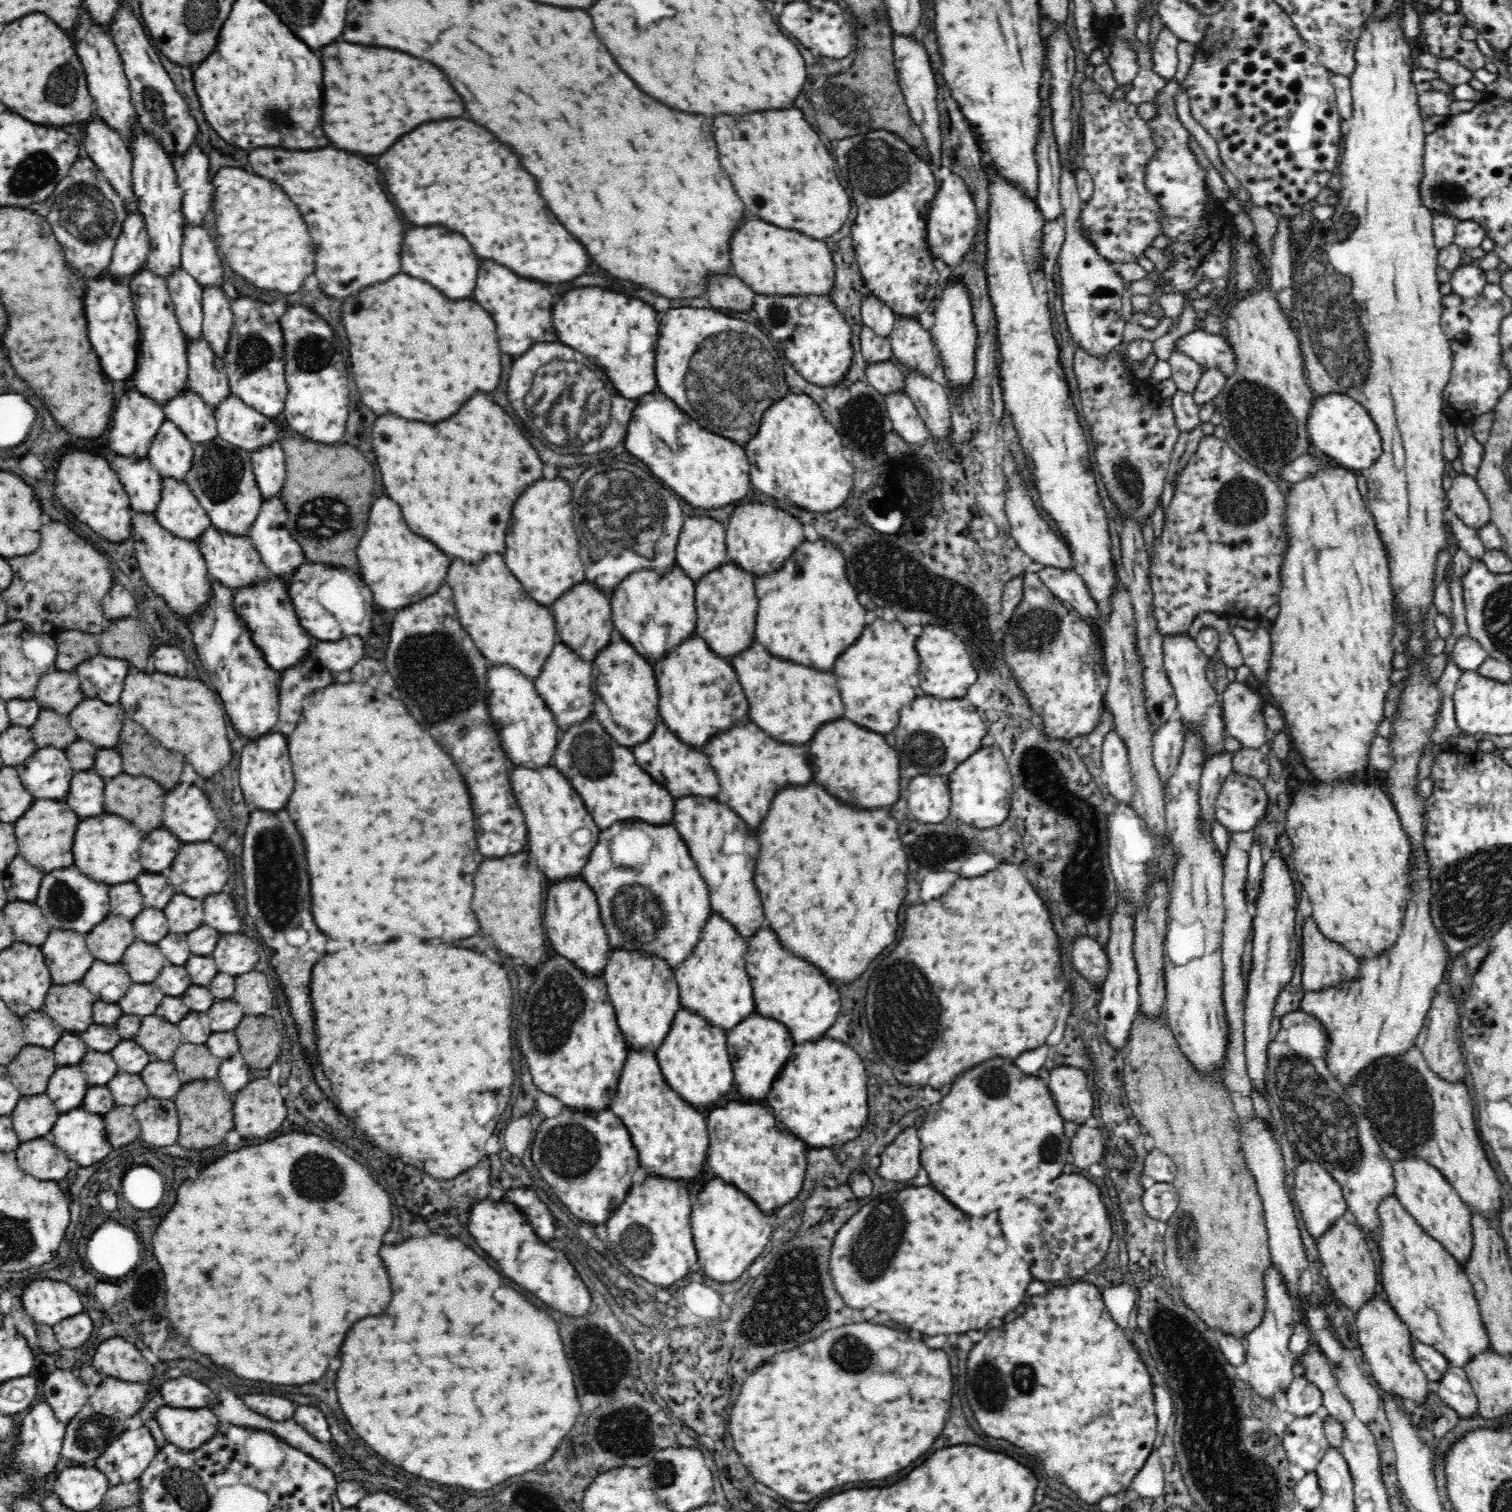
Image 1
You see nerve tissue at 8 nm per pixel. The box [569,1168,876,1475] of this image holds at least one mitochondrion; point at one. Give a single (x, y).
(778, 1314)

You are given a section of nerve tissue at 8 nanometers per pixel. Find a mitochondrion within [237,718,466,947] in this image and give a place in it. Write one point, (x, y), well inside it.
(279, 870)

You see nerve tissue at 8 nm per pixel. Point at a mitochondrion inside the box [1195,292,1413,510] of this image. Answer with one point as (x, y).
(1261, 423)

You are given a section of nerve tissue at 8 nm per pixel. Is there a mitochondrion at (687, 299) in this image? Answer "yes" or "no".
no

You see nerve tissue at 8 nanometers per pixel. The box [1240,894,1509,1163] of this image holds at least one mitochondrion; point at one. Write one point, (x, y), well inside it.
(1398, 1100)

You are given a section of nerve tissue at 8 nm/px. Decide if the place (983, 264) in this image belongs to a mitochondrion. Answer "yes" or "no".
no

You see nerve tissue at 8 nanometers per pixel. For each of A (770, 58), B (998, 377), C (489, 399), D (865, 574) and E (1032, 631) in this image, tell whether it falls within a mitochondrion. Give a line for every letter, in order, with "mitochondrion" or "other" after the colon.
A: other
B: other
C: other
D: mitochondrion
E: mitochondrion

